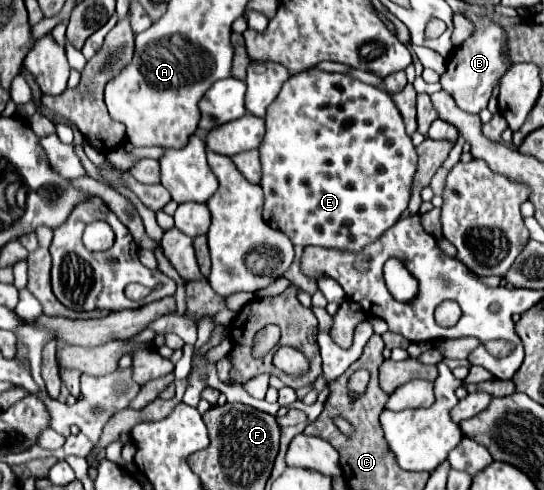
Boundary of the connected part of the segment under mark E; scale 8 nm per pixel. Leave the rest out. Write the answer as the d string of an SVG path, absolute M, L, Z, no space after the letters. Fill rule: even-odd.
M303 70L293 74L267 108L267 134L259 146L265 192L263 218L295 246L361 250L389 230L409 204L417 154L391 96L347 74Z

